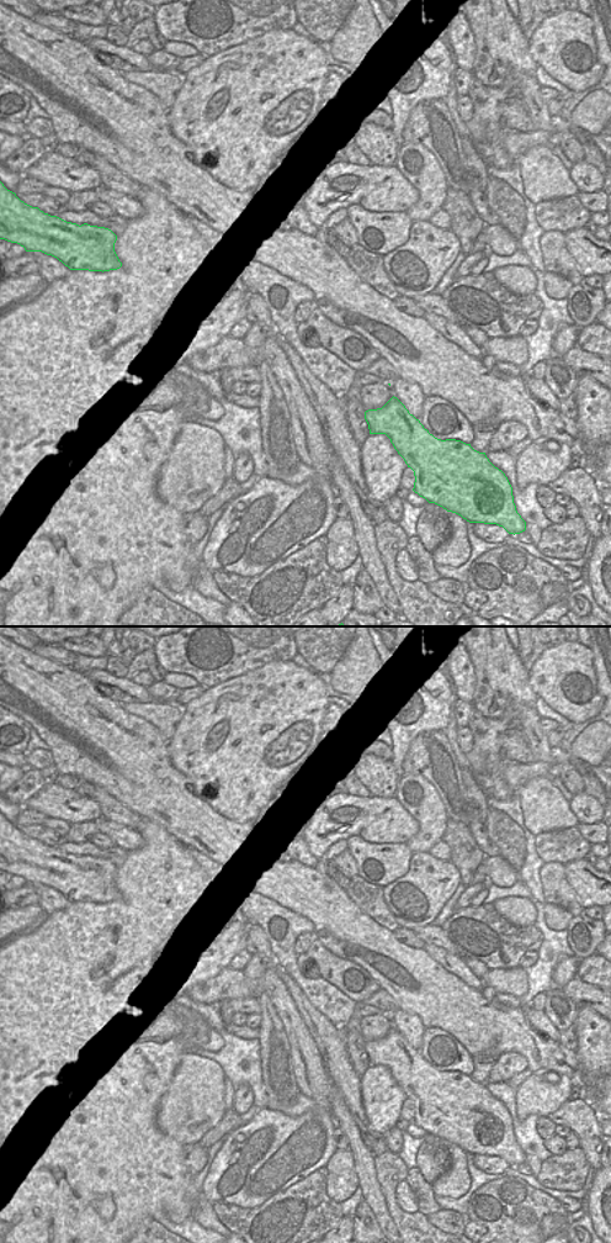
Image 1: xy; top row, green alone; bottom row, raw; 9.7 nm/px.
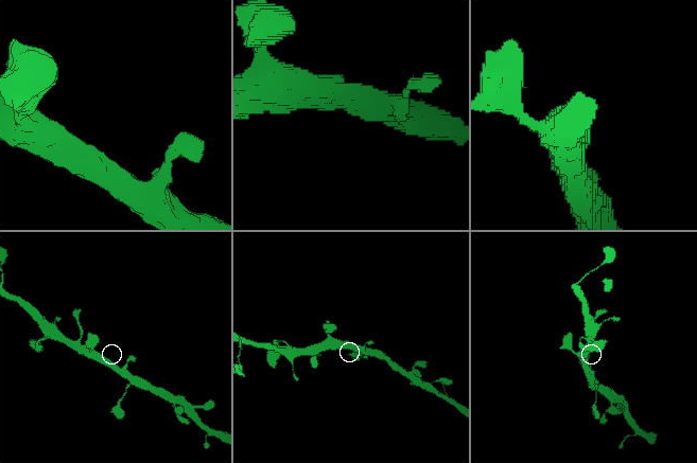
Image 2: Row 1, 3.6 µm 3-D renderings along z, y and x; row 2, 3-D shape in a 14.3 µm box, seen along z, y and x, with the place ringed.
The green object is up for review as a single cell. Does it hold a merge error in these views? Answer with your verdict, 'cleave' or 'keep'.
keep

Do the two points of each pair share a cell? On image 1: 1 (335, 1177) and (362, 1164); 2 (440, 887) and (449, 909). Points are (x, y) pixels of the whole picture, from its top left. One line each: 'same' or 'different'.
1: different
2: different

